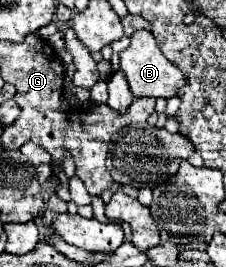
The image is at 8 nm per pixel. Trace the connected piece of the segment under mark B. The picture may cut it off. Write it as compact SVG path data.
M135 31L131 35L131 45L119 55L121 57L121 69L127 75L131 93L135 97L175 97L177 91L185 85L185 77L183 73L169 61L163 57L157 41L153 39L151 31Z

